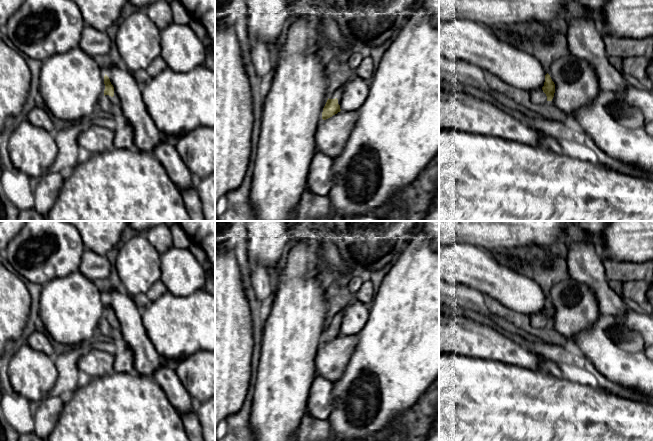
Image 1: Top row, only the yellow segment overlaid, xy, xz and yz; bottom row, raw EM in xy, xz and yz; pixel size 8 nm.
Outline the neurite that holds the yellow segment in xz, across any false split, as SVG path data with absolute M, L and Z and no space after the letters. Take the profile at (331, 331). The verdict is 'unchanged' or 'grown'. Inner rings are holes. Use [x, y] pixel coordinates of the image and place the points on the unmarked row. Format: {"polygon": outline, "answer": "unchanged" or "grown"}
{"polygon": "M342 311L338 312L335 316L333 316L329 320L329 322L323 332L323 336L322 336L323 344L328 343L341 335L340 328L341 328L342 320L343 320Z", "answer": "grown"}

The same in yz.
{"polygon": "M545 299L544 310L540 313L536 313L530 316L531 325L534 328L542 329L547 325L552 325L555 317L555 308L552 305L550 299Z", "answer": "grown"}

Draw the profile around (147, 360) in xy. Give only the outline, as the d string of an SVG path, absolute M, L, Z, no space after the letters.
M111 289L105 298L109 301L119 323L122 337L134 355L134 368L139 375L153 378L163 358L158 354L142 322L142 311L129 293Z

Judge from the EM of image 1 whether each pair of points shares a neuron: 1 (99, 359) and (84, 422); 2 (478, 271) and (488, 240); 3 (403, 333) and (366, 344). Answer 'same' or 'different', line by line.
1: different
2: different
3: same

